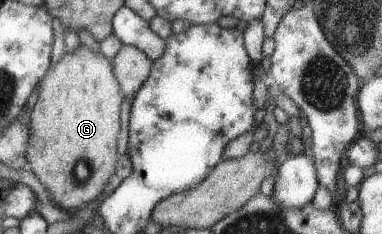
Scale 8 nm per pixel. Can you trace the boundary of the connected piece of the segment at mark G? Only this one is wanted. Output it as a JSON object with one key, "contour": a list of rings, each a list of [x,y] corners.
{"contour":[[[80,44],[76,50],[64,52],[60,60],[54,65],[50,64],[46,73],[38,80],[36,102],[28,118],[26,169],[44,185],[50,193],[52,203],[68,212],[75,212],[80,204],[90,203],[103,193],[108,179],[114,175],[115,164],[120,157],[116,152],[116,141],[122,93],[118,88],[112,63],[102,54],[92,52]]]}

